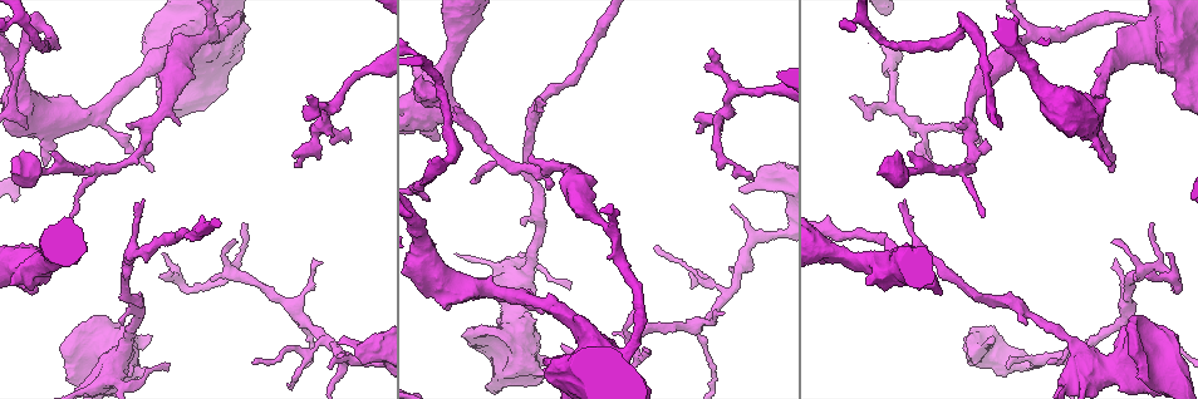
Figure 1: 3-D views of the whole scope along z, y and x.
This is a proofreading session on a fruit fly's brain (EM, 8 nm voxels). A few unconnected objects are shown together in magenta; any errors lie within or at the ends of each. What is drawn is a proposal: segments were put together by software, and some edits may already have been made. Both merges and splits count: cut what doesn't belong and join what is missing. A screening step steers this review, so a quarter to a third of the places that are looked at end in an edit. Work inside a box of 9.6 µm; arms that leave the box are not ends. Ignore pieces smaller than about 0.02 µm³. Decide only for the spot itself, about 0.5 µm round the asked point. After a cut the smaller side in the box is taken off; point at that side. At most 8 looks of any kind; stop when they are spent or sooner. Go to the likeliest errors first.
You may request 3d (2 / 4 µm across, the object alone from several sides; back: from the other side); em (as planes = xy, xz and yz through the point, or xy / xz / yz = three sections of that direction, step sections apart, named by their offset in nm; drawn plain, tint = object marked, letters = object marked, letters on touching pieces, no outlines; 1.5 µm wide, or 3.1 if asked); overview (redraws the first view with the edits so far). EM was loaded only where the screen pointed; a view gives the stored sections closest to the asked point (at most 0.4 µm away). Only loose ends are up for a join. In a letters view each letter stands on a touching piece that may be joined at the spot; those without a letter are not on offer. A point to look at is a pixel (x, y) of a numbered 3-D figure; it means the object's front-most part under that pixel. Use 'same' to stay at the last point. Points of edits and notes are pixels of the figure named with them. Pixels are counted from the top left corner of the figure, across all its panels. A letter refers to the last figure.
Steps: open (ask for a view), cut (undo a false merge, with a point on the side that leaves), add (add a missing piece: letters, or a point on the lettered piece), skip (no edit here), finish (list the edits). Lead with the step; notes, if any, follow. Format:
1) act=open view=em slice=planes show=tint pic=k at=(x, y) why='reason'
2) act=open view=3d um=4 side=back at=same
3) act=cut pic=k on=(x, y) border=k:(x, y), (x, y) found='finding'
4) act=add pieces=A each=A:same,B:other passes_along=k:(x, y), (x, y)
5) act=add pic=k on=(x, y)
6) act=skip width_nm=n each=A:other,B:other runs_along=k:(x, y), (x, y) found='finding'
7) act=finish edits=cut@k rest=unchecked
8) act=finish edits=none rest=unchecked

act=open view=em slice=xz step=4 show=tint pic=1 at=(1178, 336) why='free end'

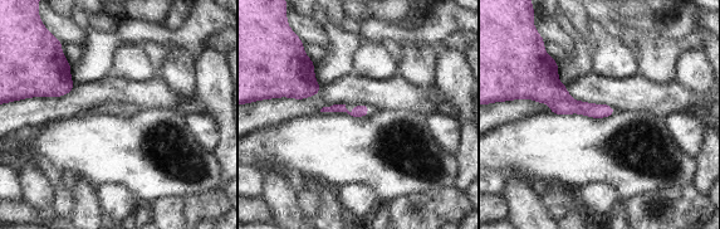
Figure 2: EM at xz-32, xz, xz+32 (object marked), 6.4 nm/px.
act=open view=em slice=planes show=letters at=same why='another direction'

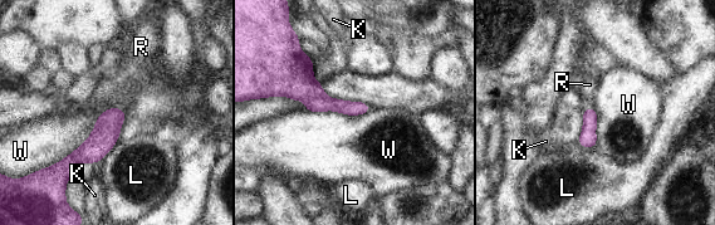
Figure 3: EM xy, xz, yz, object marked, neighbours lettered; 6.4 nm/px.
act=add pieces=R each=K:other,L:other,R:same,W:other passes_along=3:(104, 135), (116, 107), (120, 87) found='the neuron continues'

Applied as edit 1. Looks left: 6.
act=open view=overview

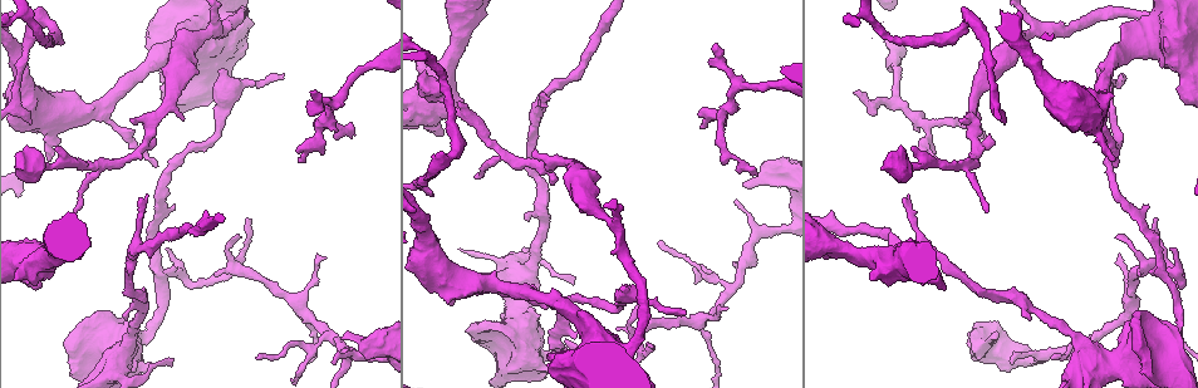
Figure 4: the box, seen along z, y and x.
act=open view=3d um=2 pic=4 at=(987, 210) why='thin end'

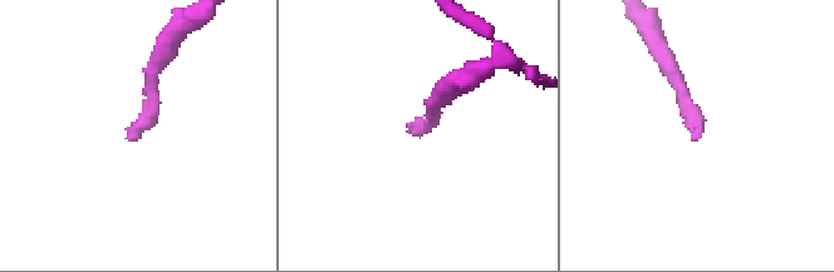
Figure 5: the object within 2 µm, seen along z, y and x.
act=open view=em slice=xy step=8 show=tint pic=5 at=(700, 133) why='need the tissue'

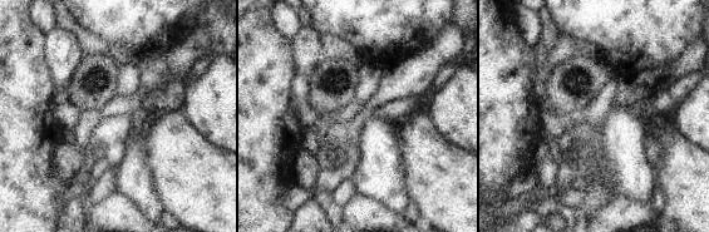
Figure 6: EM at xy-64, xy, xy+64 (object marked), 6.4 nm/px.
act=open view=em slice=xz step=8 show=letters at=same why='another direction'

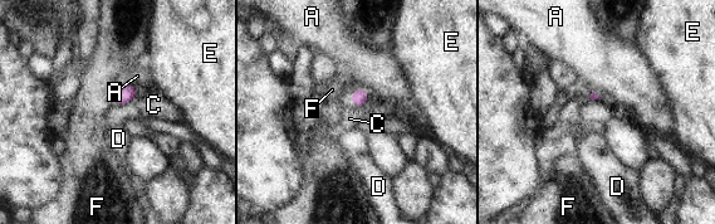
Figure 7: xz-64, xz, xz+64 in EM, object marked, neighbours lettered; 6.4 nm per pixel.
act=skip each=A:other,C:other,D:other,E:other,F:other border=7:(138, 92), (118, 107) found='no lettered piece goes on from it'

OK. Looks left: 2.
act=open view=em slice=planes show=plain pic=4 at=(162, 87)

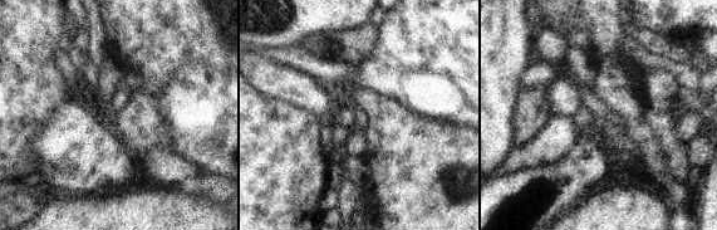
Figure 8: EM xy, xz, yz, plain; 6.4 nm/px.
act=open view=em slice=planes show=letters at=same

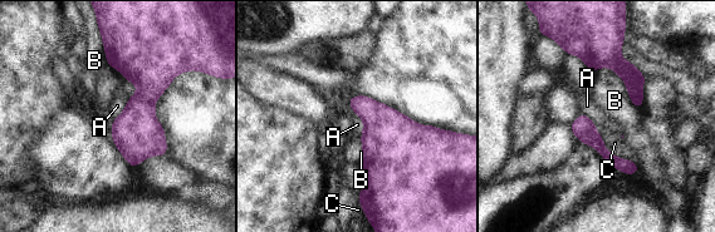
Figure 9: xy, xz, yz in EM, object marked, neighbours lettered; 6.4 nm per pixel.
act=skip each=A:other,B:other,C:other runs_along=9:(582, 117), (603, 152), (633, 169) found='continuous, no second neuron'

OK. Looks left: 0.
act=finish edits=add@3 rest=unchecked

